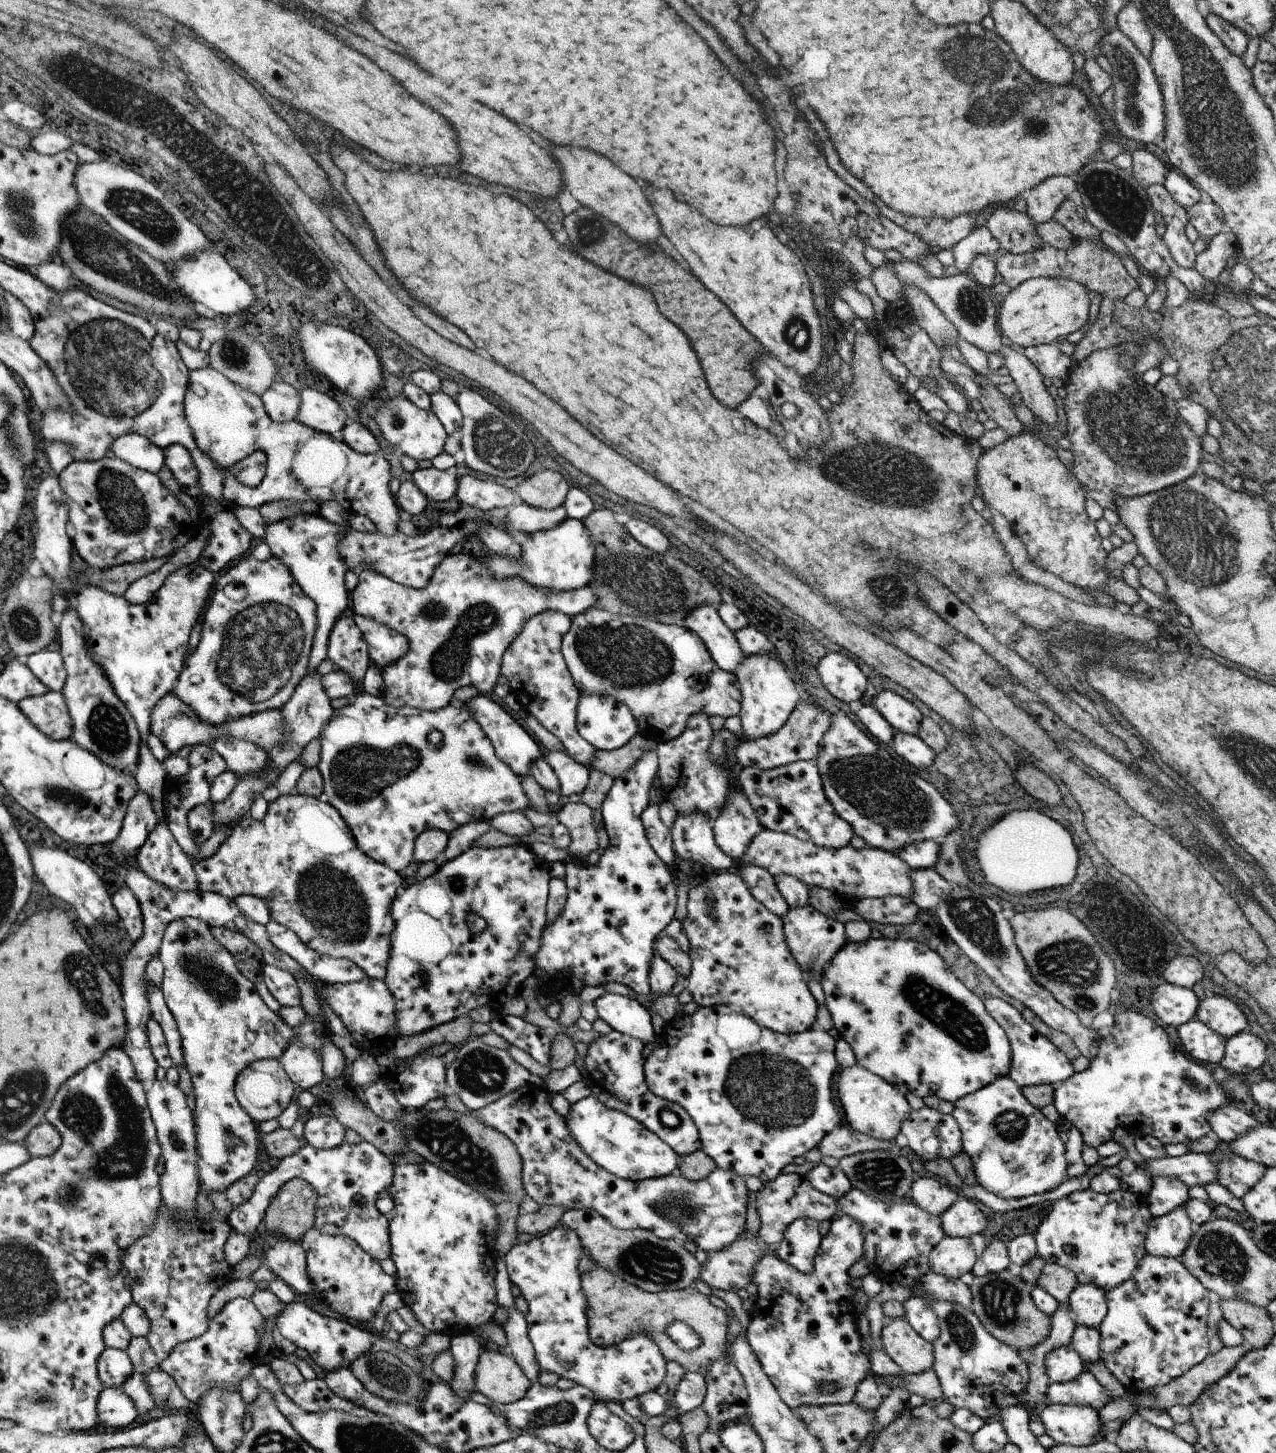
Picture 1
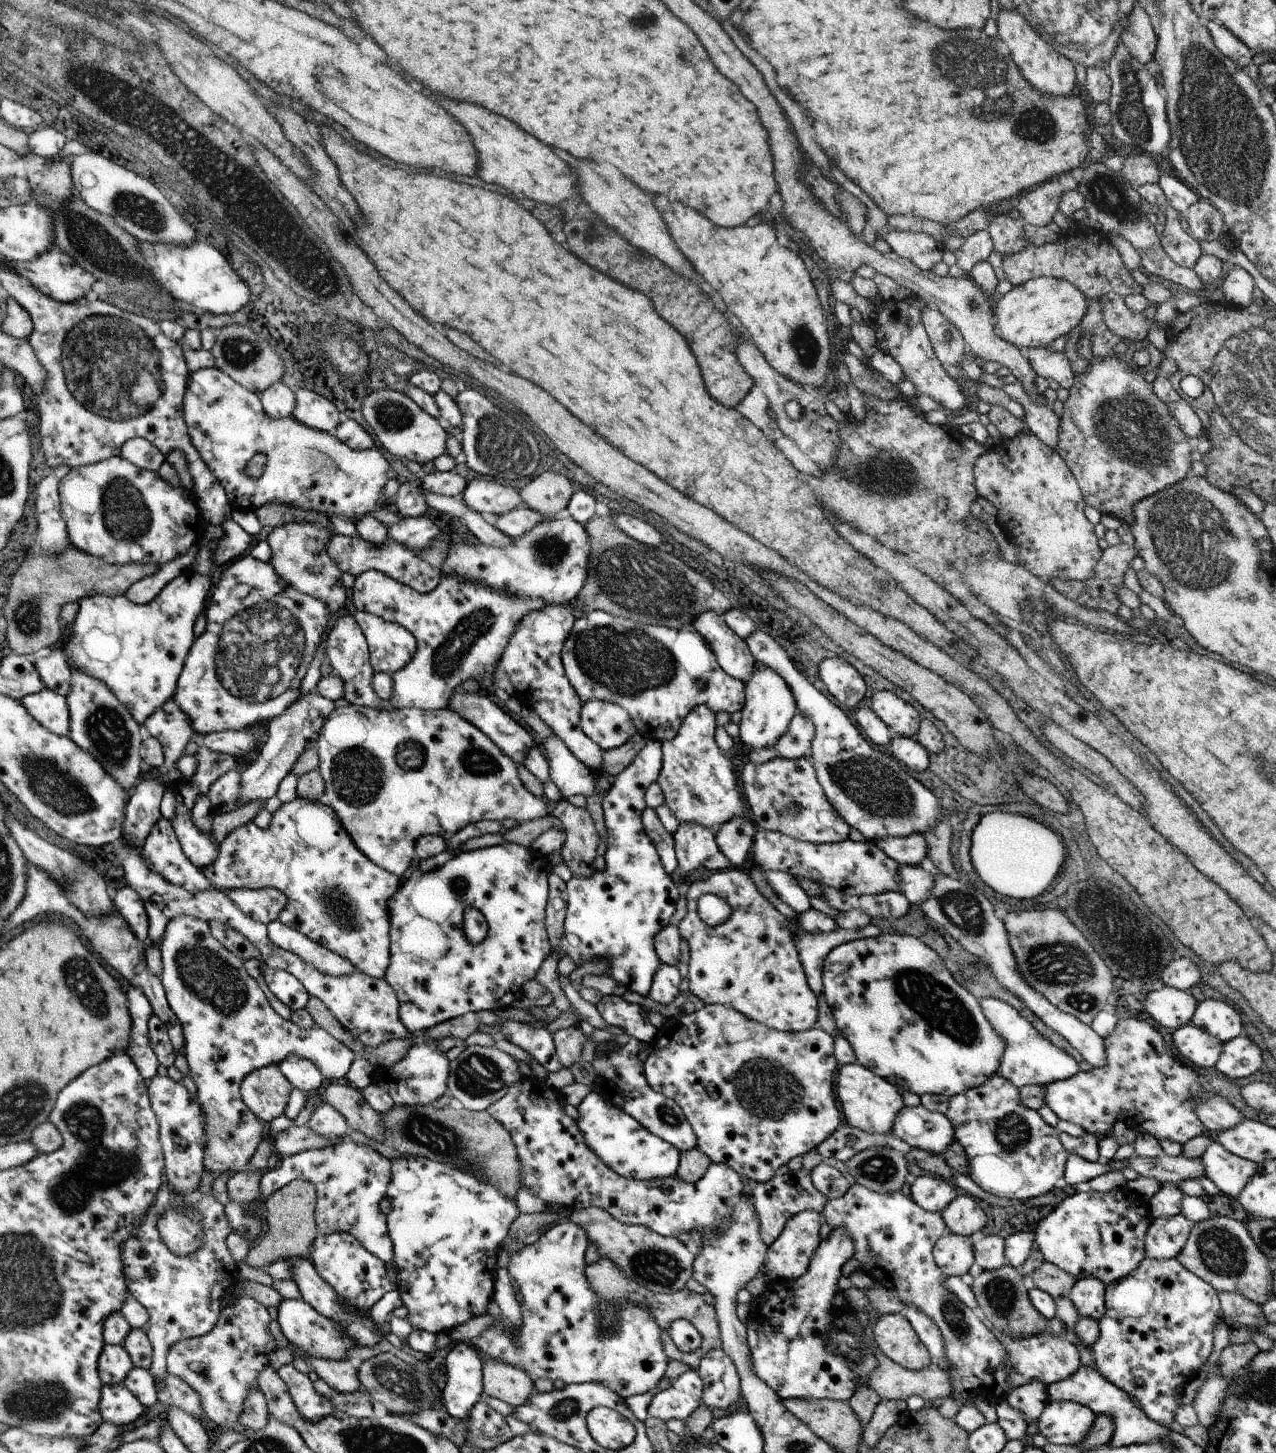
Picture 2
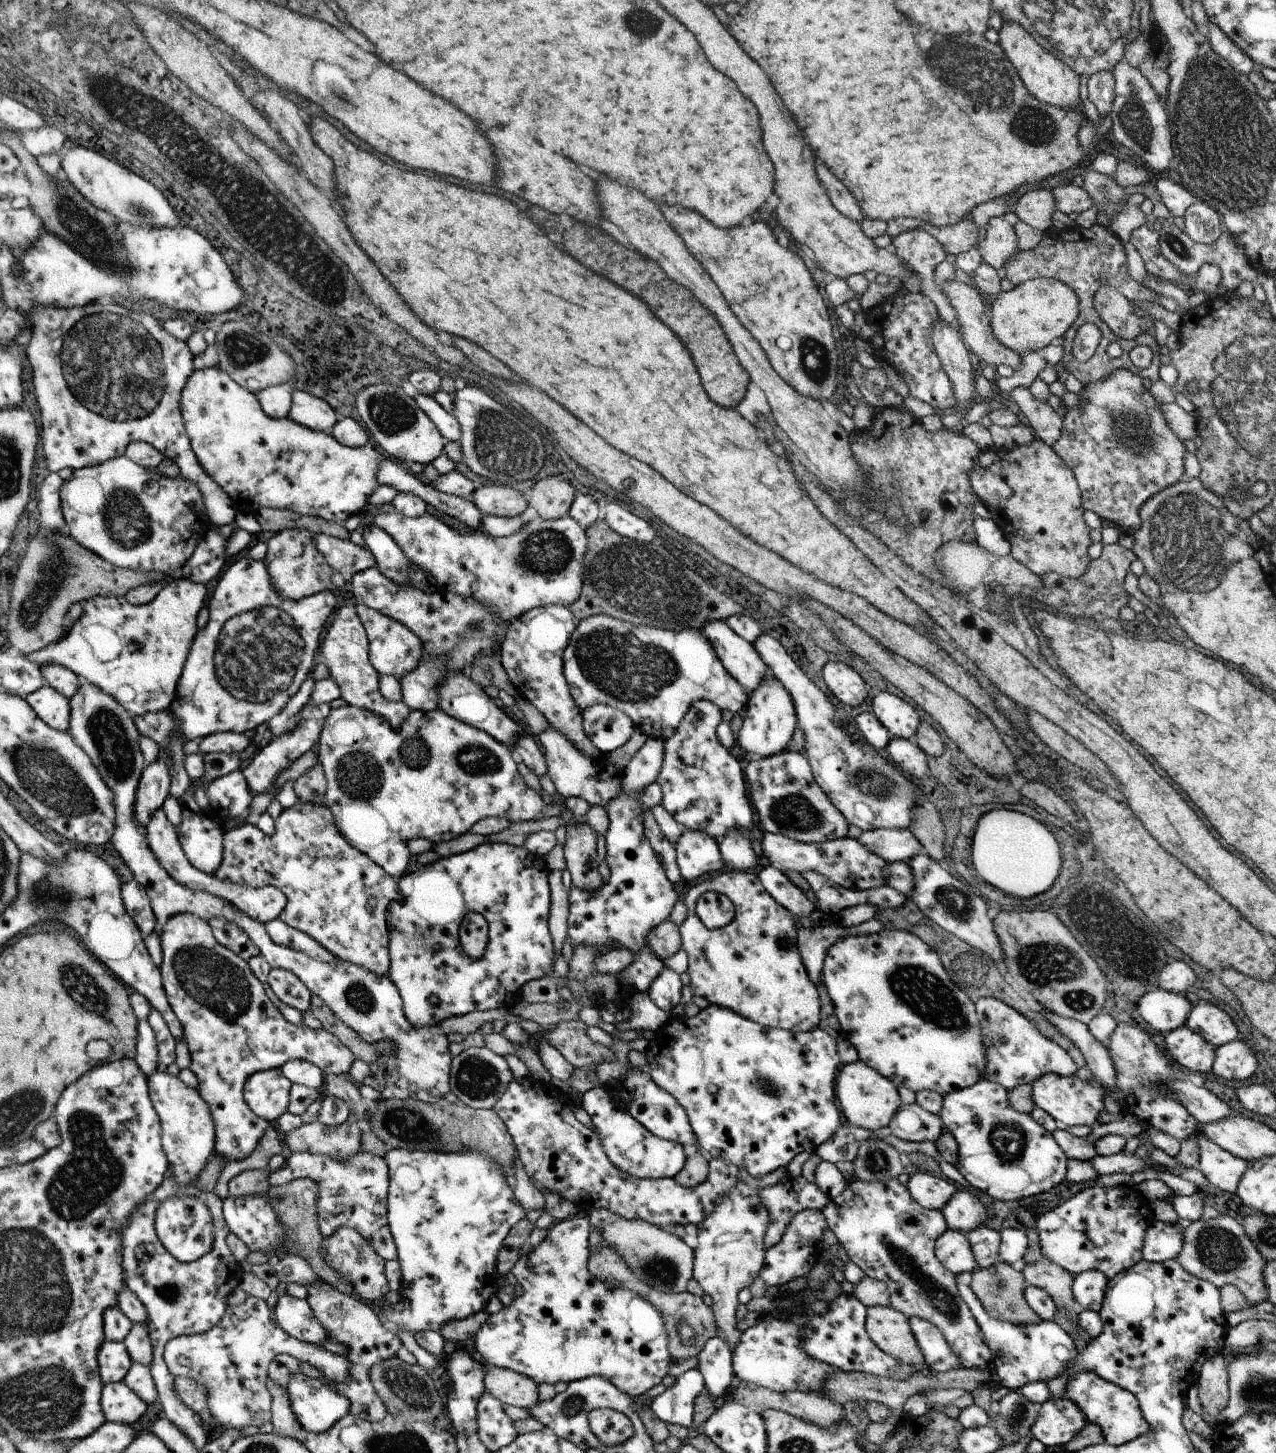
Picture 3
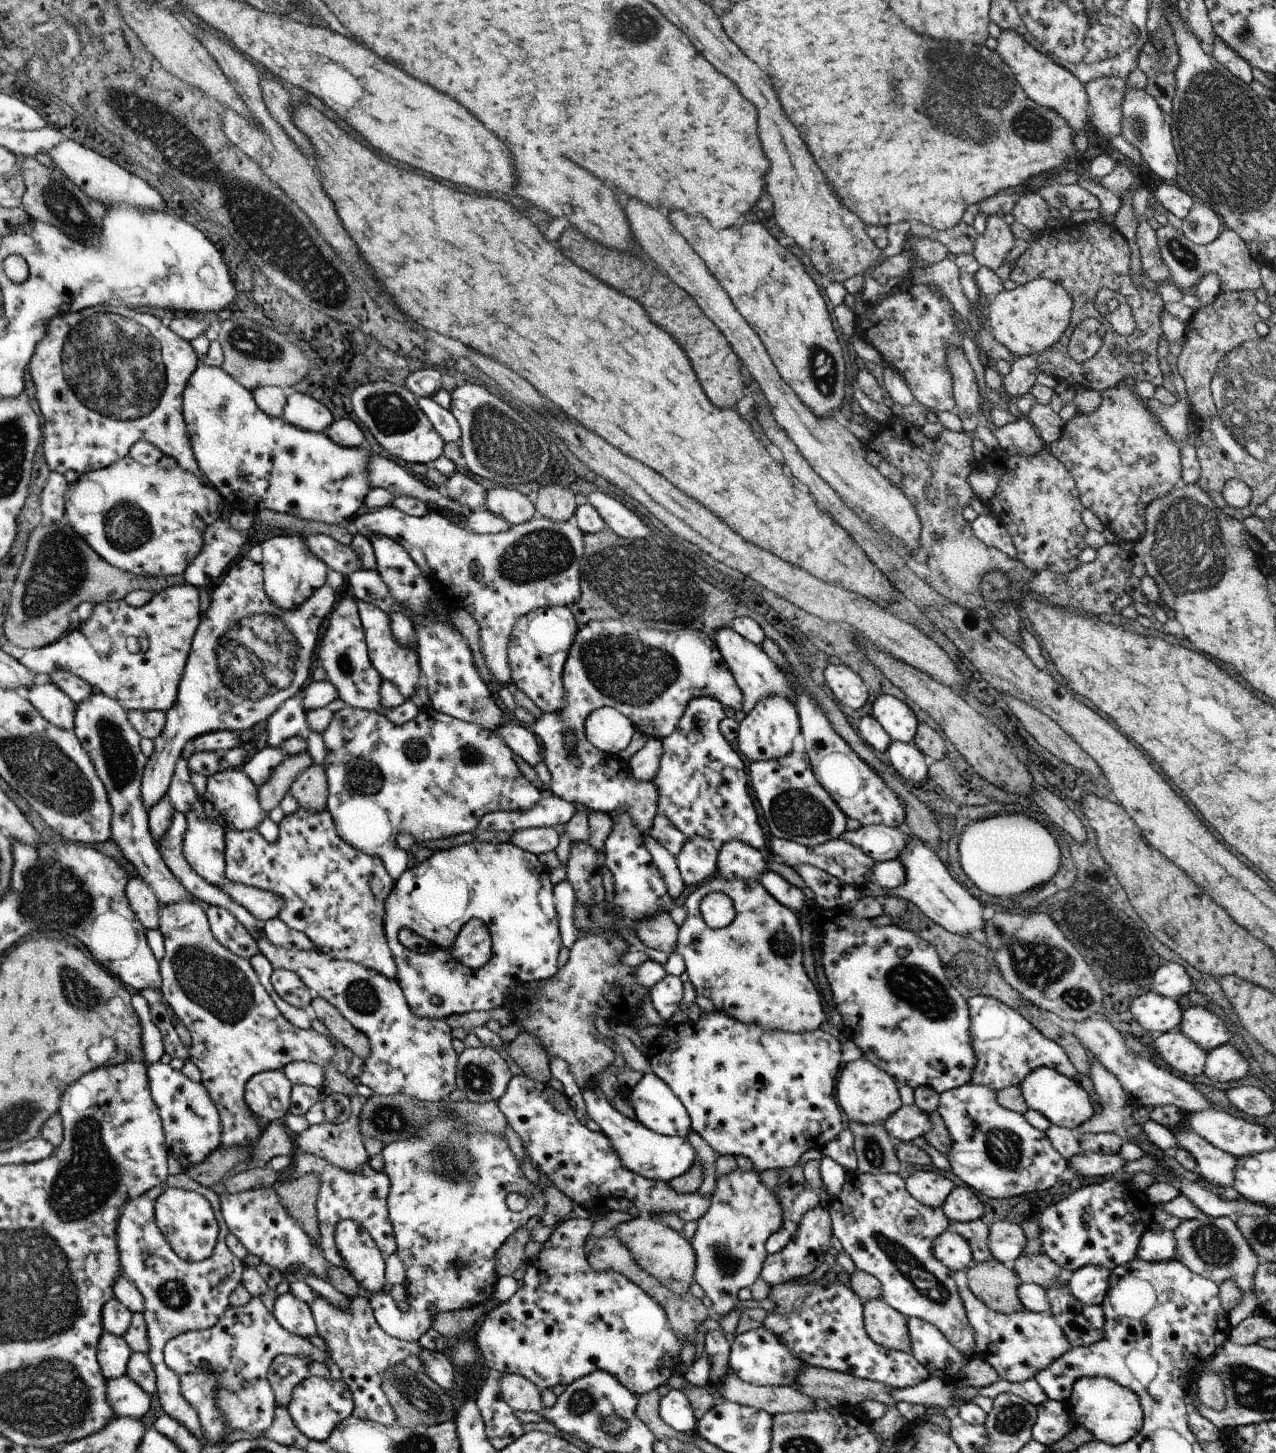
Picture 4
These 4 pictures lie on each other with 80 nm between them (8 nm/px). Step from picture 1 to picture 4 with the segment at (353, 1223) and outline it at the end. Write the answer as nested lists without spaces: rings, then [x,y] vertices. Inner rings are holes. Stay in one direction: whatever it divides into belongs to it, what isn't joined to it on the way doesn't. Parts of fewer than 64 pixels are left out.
[[[296,1152],[292,1156],[292,1169],[287,1173],[285,1180],[297,1179],[306,1173],[316,1173],[321,1180],[319,1195],[317,1196],[317,1219],[321,1234],[320,1247],[327,1262],[342,1267],[343,1258],[336,1250],[335,1230],[340,1221],[348,1219],[359,1223],[368,1230],[372,1238],[384,1255],[390,1257],[398,1253],[398,1243],[395,1241],[394,1227],[391,1220],[388,1220],[388,1198],[390,1194],[391,1181],[386,1172],[374,1169],[369,1162],[364,1166],[364,1172],[347,1171],[329,1163],[326,1159],[320,1158],[308,1152]]]

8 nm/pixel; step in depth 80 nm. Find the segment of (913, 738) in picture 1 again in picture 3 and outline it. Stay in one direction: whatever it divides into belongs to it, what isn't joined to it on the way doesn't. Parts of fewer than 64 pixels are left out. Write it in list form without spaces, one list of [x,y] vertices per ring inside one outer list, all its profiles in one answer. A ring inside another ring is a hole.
[[[892,738],[885,750],[890,754],[892,763],[900,769],[909,772],[916,778],[926,776],[926,770],[928,770],[926,754],[913,739]]]

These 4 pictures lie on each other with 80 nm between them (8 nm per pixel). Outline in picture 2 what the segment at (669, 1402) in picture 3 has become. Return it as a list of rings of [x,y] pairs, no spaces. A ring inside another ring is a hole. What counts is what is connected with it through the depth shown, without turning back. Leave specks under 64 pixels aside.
[[[688,1371],[679,1376],[674,1382],[672,1382],[670,1388],[665,1391],[660,1391],[652,1397],[650,1404],[648,1405],[647,1412],[650,1417],[658,1417],[663,1421],[670,1420],[670,1418],[676,1418],[678,1420],[685,1420],[687,1416],[692,1414],[692,1411],[699,1405],[699,1402],[703,1400],[703,1380],[698,1371]]]

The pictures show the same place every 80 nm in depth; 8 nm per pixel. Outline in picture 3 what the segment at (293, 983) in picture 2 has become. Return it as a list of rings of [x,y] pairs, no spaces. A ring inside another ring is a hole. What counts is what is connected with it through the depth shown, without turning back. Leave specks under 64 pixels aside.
[[[273,968],[268,973],[267,981],[272,992],[285,1005],[301,1013],[309,1011],[313,994],[295,974],[283,968]]]

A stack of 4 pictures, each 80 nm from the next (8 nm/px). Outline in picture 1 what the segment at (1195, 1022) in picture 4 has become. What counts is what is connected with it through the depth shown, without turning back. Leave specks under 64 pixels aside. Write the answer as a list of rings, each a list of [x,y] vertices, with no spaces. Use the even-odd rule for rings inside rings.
[[[1209,993],[1201,1001],[1195,1016],[1225,1039],[1248,1029],[1246,1015],[1239,1004],[1222,995]]]

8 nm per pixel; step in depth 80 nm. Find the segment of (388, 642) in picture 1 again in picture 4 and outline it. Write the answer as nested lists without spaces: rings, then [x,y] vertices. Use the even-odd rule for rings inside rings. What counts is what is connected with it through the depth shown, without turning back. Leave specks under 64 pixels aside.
[[[359,601],[360,620],[365,630],[365,639],[368,642],[368,652],[370,652],[370,662],[382,675],[383,680],[393,682],[406,700],[411,700],[416,687],[423,683],[422,670],[418,662],[418,652],[416,644],[408,646],[400,643],[392,632],[392,618],[383,610],[373,604]]]

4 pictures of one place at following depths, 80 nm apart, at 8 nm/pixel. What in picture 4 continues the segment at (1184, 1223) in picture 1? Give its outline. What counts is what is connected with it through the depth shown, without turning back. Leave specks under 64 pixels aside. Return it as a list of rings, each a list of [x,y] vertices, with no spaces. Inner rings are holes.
[[[1154,1226],[1142,1235],[1137,1258],[1150,1262],[1167,1261],[1175,1258],[1176,1247],[1173,1231]]]

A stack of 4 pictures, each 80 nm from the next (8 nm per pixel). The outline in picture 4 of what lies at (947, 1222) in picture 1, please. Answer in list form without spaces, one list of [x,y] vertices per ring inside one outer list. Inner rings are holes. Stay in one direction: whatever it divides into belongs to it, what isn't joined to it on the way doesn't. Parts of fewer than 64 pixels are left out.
[[[964,1186],[956,1187],[941,1209],[947,1215],[950,1223],[969,1223],[982,1220],[982,1214],[984,1214],[984,1206],[978,1200],[978,1196]]]

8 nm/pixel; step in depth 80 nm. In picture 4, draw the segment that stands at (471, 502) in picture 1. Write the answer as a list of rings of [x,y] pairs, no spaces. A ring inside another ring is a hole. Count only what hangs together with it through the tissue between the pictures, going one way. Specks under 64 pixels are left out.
[[[498,485],[487,490],[483,508],[504,518],[511,525],[519,525],[536,516],[535,506],[518,488]]]

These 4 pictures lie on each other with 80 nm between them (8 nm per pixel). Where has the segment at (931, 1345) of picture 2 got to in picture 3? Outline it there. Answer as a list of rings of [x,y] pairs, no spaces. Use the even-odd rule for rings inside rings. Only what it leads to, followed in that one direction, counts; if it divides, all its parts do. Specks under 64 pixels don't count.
[[[910,1317],[910,1323],[923,1351],[924,1366],[941,1373],[960,1368],[959,1356],[953,1352],[939,1327],[920,1317]]]

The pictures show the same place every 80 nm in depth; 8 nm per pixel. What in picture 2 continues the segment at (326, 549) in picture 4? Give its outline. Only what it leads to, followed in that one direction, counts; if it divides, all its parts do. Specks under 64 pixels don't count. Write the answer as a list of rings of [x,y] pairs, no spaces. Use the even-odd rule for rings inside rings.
[[[441,532],[441,535],[433,540],[429,549],[414,550],[406,545],[401,545],[388,537],[385,543],[369,543],[365,538],[358,536],[345,536],[335,534],[329,539],[327,550],[329,555],[337,562],[342,573],[349,572],[358,576],[365,570],[374,569],[383,572],[391,579],[396,579],[405,585],[411,586],[420,593],[430,592],[438,586],[441,577],[441,563],[445,559],[445,553],[449,549],[450,535]]]

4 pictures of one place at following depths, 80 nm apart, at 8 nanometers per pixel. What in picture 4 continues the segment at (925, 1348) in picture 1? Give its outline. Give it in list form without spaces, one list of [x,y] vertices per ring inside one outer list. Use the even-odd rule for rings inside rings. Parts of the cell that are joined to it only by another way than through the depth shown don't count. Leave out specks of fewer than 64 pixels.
[[[884,1299],[864,1303],[864,1323],[870,1337],[884,1348],[911,1354],[908,1318],[895,1307],[888,1306]]]

